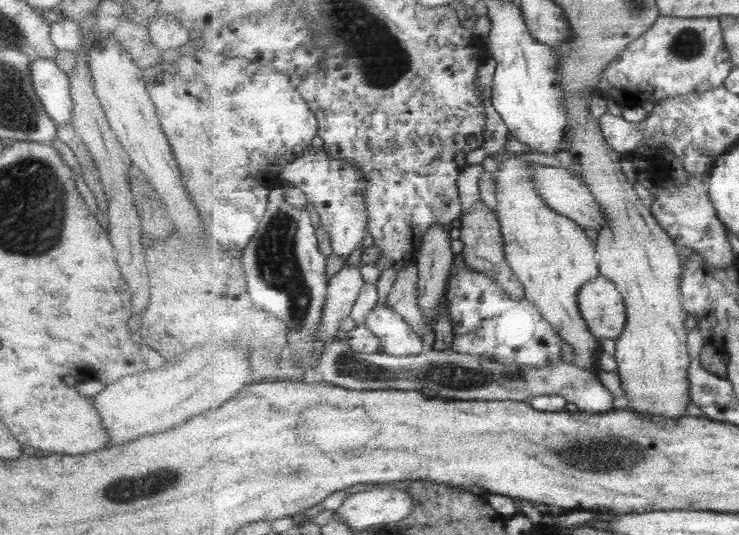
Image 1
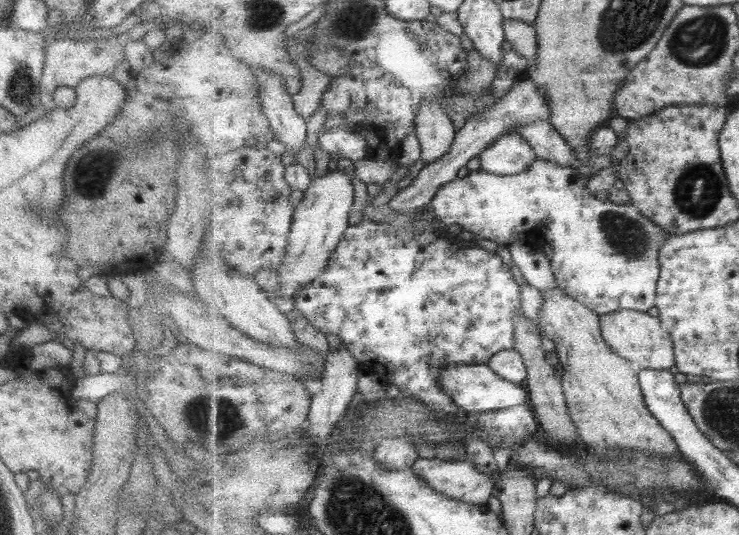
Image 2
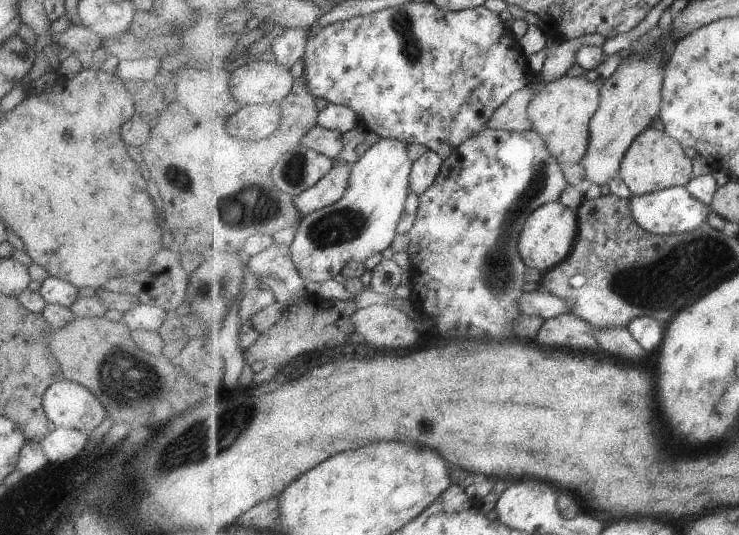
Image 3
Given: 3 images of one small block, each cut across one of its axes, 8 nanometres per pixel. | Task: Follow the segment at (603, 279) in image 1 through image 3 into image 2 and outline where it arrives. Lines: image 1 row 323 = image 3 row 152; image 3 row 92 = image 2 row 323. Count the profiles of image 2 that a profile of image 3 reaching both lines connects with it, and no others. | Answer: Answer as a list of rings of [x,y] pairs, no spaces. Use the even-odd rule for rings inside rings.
[[[622,310],[606,315],[600,315],[600,327],[604,339],[618,355],[628,359],[638,369],[664,370],[676,366],[676,350],[672,334],[657,317],[638,310]]]

